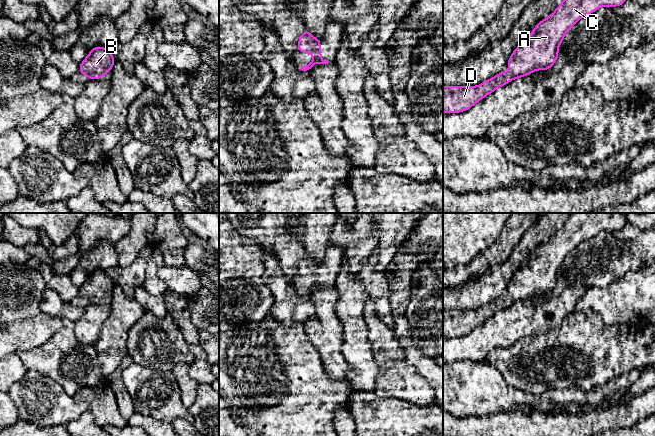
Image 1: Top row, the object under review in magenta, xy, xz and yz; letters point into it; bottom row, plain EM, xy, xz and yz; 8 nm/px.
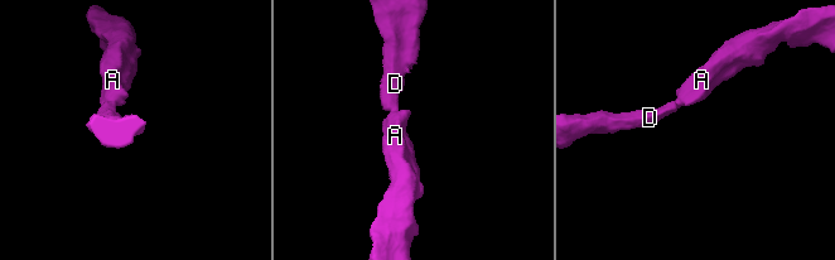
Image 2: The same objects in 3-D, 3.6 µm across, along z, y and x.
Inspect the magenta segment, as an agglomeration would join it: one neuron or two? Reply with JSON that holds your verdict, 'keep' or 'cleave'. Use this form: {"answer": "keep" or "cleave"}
{"answer": "keep"}

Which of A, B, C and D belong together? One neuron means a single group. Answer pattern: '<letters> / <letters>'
A B C D

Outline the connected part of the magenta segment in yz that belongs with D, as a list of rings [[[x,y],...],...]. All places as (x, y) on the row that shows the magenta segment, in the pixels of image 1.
[[[563,0],[548,18],[540,21],[530,36],[508,59],[509,74],[501,71],[479,86],[443,87],[443,113],[467,111],[498,87],[533,73],[549,70],[559,58],[558,49],[568,30],[582,17],[601,6],[622,6],[626,0]]]

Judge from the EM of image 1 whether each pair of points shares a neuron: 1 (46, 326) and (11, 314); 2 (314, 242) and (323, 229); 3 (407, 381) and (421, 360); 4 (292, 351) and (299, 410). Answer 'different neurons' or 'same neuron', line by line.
1: different neurons
2: same neuron
3: different neurons
4: same neuron

